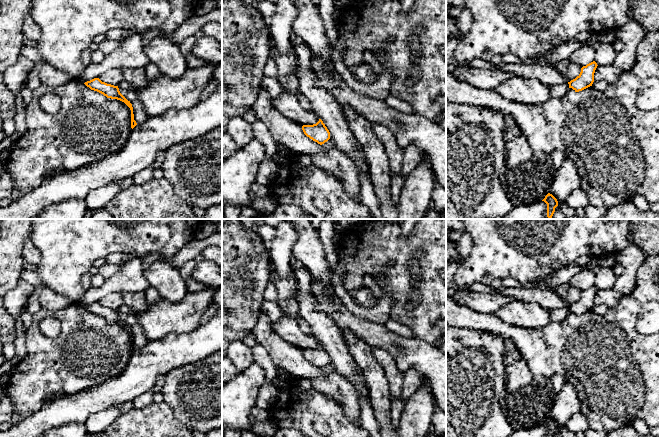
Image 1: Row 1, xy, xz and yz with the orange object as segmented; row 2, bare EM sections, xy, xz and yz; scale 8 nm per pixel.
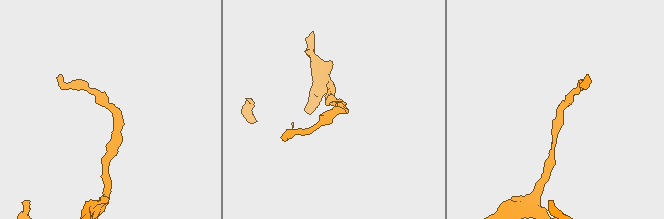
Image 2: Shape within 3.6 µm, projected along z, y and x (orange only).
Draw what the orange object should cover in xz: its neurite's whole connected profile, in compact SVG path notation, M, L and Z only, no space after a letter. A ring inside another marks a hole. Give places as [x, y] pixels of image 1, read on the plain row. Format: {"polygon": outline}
{"polygon": "M321 343L313 349L303 349L302 354L304 358L322 369L330 363L330 356Z"}

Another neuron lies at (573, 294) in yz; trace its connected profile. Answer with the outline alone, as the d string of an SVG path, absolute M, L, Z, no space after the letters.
M570 286L570 288L567 291L566 296L564 297L567 305L570 306L571 304L575 303L577 300L579 300L580 296L581 296L581 292L582 290Z

